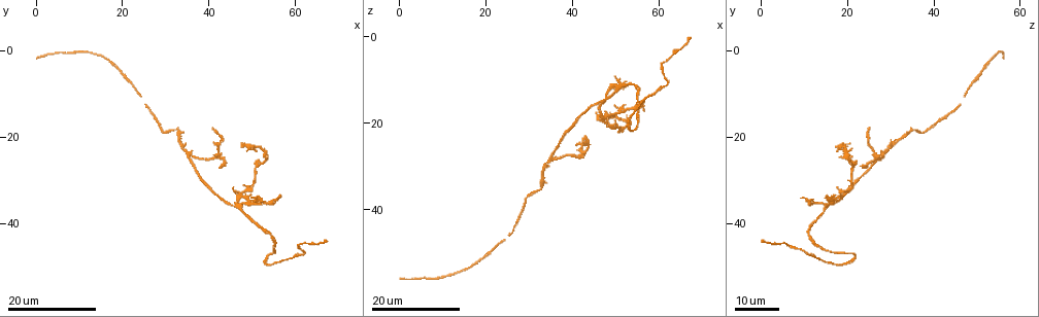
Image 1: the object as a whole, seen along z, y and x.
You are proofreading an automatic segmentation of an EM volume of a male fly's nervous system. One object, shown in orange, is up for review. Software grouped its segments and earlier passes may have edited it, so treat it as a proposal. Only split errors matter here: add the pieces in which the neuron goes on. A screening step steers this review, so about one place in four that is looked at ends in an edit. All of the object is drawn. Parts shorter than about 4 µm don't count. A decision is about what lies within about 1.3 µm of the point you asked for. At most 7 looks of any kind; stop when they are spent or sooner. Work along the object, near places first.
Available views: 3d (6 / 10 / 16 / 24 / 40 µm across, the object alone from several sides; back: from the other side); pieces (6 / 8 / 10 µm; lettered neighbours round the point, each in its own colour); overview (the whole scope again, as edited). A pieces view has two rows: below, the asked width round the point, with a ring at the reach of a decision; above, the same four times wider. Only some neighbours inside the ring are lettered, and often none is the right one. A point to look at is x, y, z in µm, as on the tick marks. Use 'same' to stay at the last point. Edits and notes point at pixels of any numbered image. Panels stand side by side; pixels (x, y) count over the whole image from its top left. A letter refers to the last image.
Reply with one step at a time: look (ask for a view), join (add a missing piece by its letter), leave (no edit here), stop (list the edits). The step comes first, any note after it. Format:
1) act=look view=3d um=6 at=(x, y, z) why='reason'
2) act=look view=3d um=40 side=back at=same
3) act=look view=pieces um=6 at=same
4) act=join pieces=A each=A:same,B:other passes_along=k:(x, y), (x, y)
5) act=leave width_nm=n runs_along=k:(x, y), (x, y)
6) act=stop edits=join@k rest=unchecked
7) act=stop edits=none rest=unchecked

act=look view=3d um=24 at=(0.0, 2.0, 56.0) why='free end'

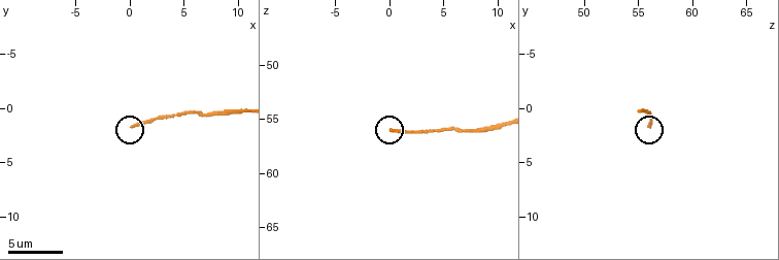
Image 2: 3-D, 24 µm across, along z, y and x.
act=look view=pieces um=6 at=(0.4, 1.4, 56.0)

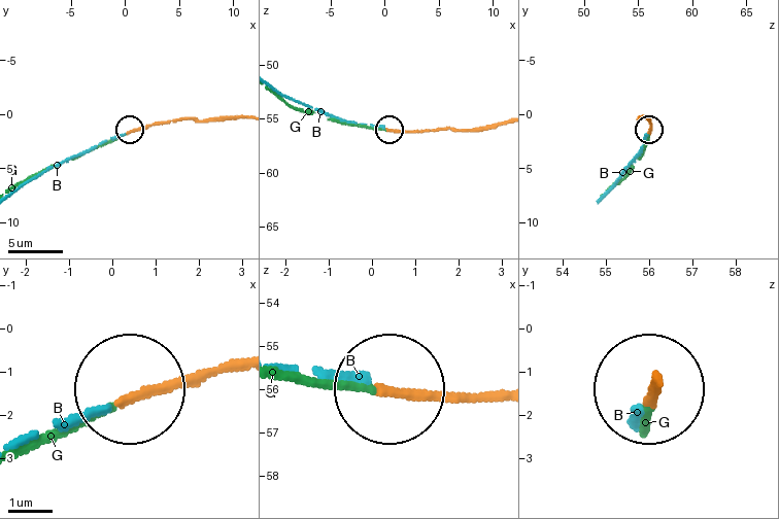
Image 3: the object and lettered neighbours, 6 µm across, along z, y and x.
act=join pieces=G each=B:other,G:same found='the neuron continues'

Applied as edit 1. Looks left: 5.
act=look view=overview

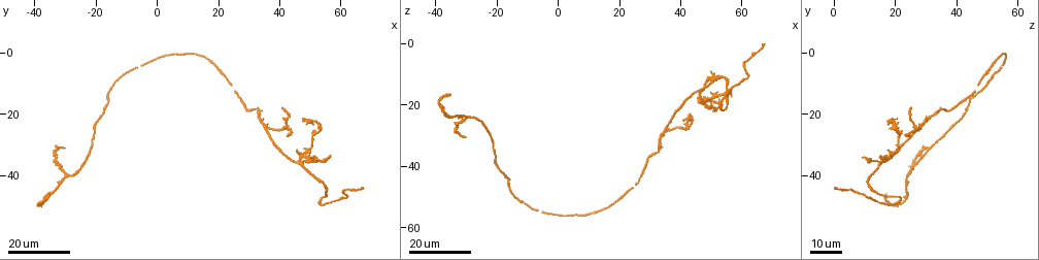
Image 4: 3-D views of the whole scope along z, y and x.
act=look view=3d um=24 at=(56, 34, 16) why='free end'

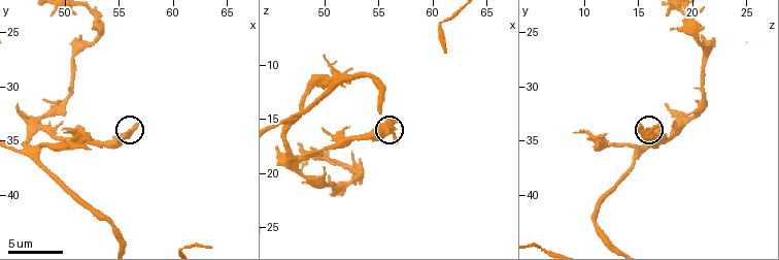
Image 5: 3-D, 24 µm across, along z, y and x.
act=look view=3d um=6 at=(56.4, 33.4, 17.2)

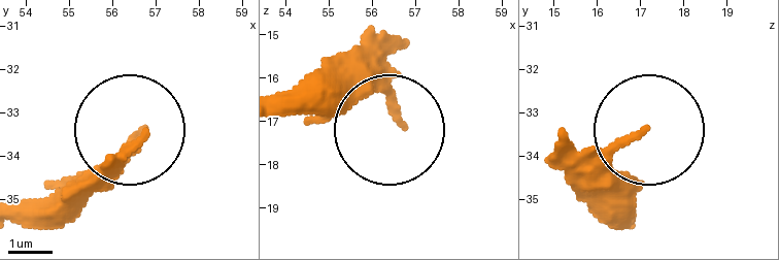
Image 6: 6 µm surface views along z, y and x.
act=look view=pieces um=8 at=(56.65, 33.45, 17.05)

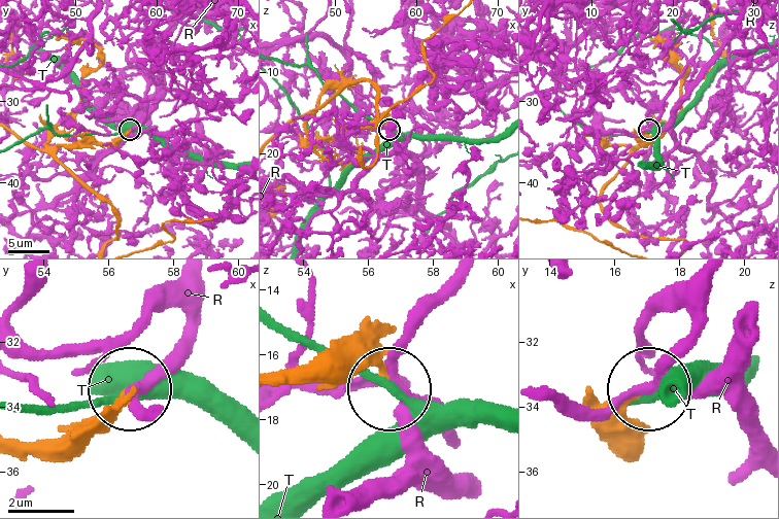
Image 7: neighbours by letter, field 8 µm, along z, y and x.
act=leave width_nm=160 each=R:other,T:other found='none of them fits'

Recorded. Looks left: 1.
act=stop edits=join@3 rest=unchecked

